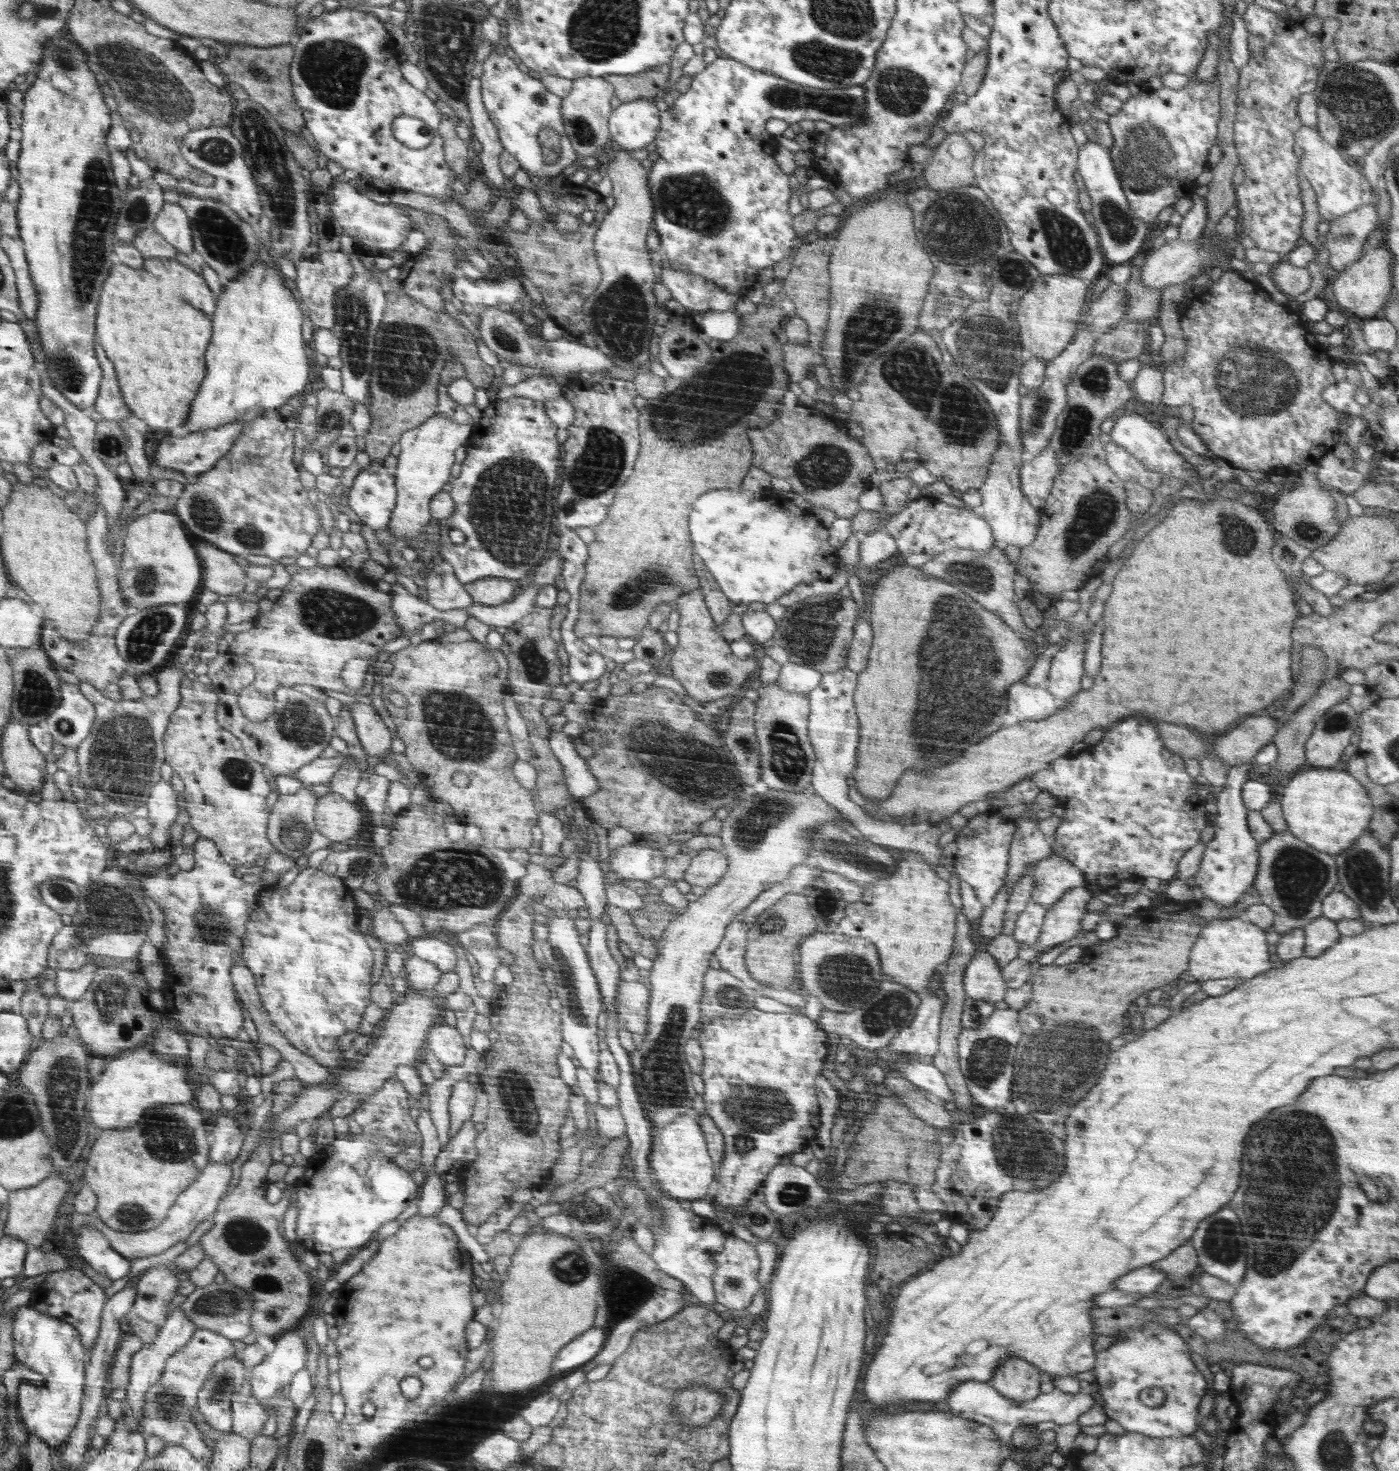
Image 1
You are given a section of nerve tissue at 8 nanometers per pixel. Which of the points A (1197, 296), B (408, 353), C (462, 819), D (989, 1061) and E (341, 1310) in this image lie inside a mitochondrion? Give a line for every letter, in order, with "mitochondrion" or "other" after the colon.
A: other
B: mitochondrion
C: other
D: mitochondrion
E: other

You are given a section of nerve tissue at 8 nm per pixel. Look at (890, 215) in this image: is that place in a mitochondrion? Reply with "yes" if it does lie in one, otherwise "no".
no

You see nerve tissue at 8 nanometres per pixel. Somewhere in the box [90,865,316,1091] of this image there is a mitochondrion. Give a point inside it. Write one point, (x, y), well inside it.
(112, 998)

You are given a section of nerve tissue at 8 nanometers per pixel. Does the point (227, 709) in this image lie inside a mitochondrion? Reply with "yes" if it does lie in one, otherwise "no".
no

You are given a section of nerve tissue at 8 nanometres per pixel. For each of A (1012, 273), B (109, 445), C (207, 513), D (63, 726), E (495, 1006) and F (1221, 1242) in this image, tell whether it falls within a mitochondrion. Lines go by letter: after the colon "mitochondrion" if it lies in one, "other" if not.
A: mitochondrion
B: mitochondrion
C: mitochondrion
D: mitochondrion
E: other
F: mitochondrion

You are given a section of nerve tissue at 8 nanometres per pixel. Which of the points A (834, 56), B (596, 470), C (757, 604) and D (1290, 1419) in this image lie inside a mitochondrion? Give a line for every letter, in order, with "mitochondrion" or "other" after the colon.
A: mitochondrion
B: mitochondrion
C: other
D: other

